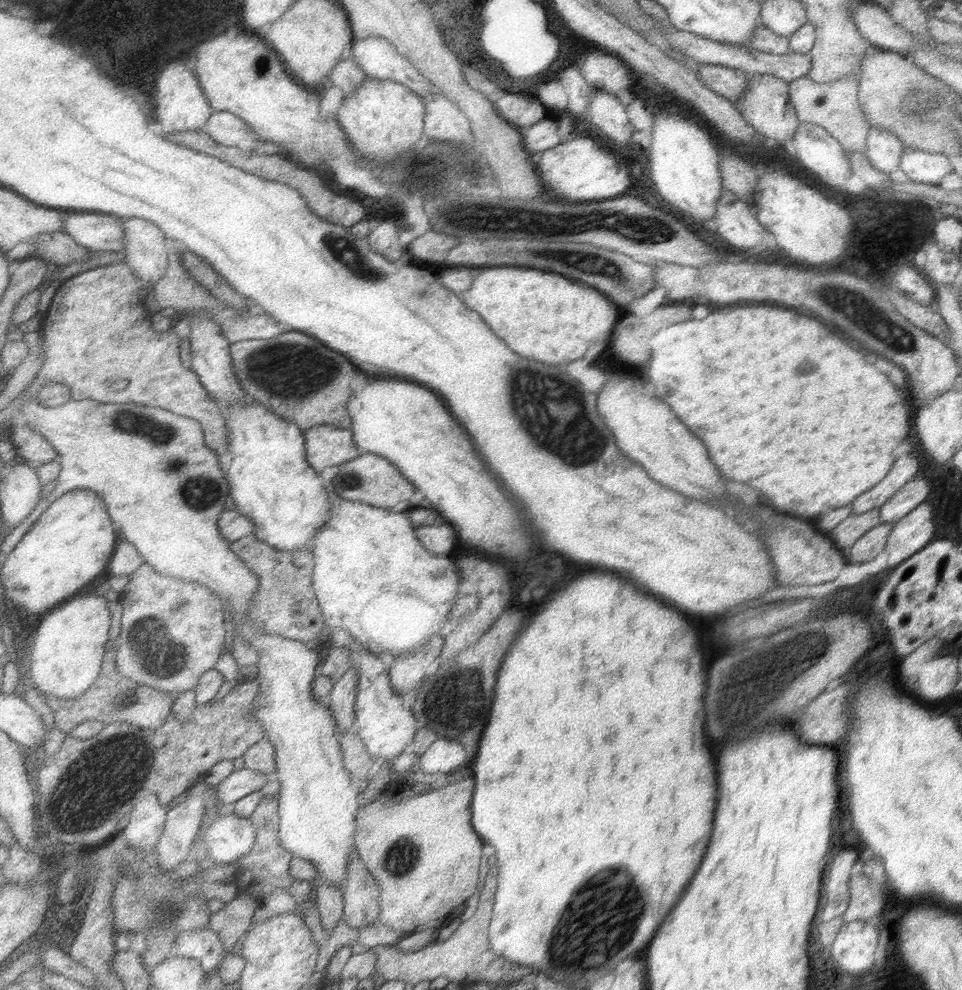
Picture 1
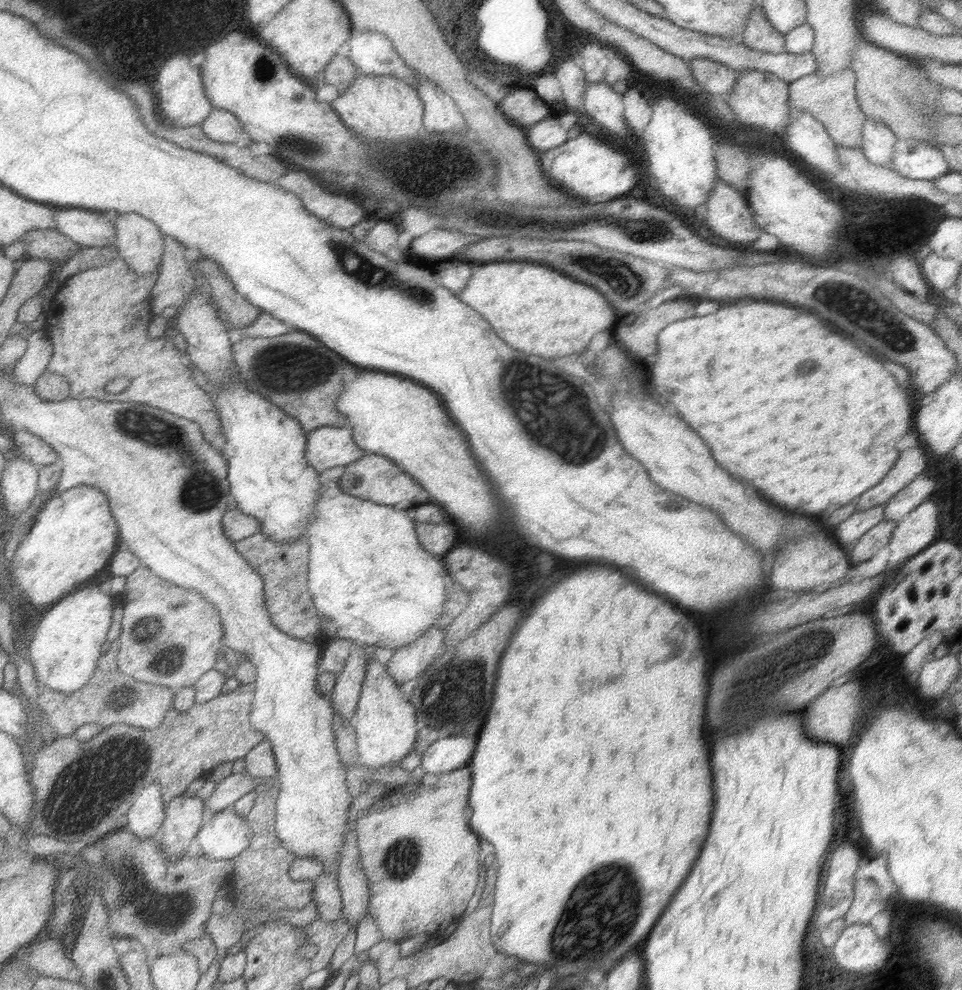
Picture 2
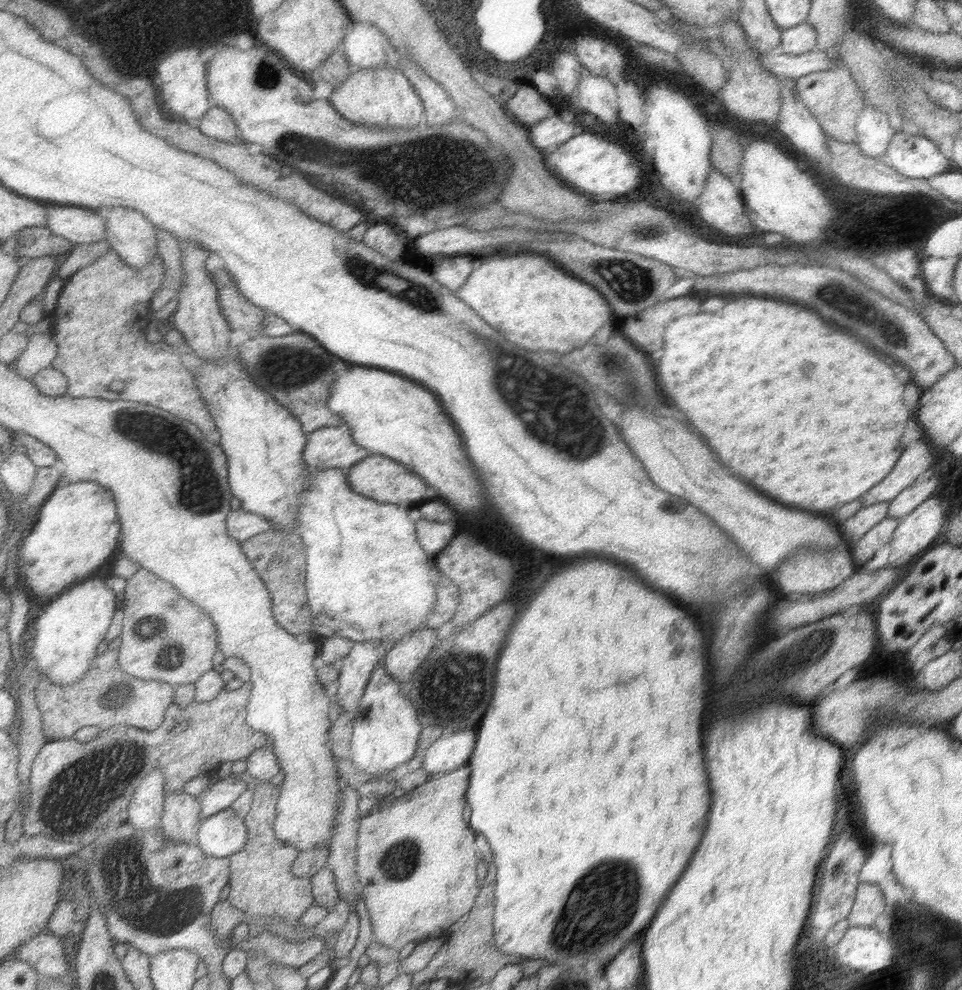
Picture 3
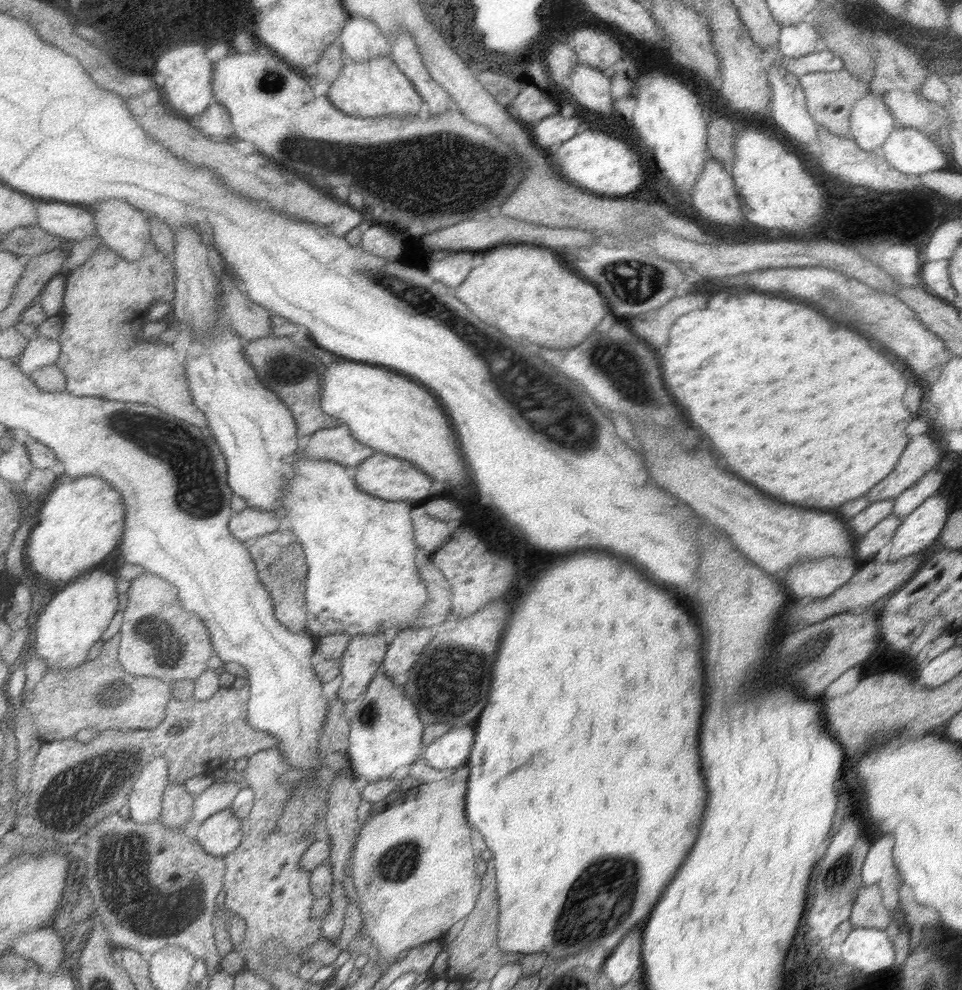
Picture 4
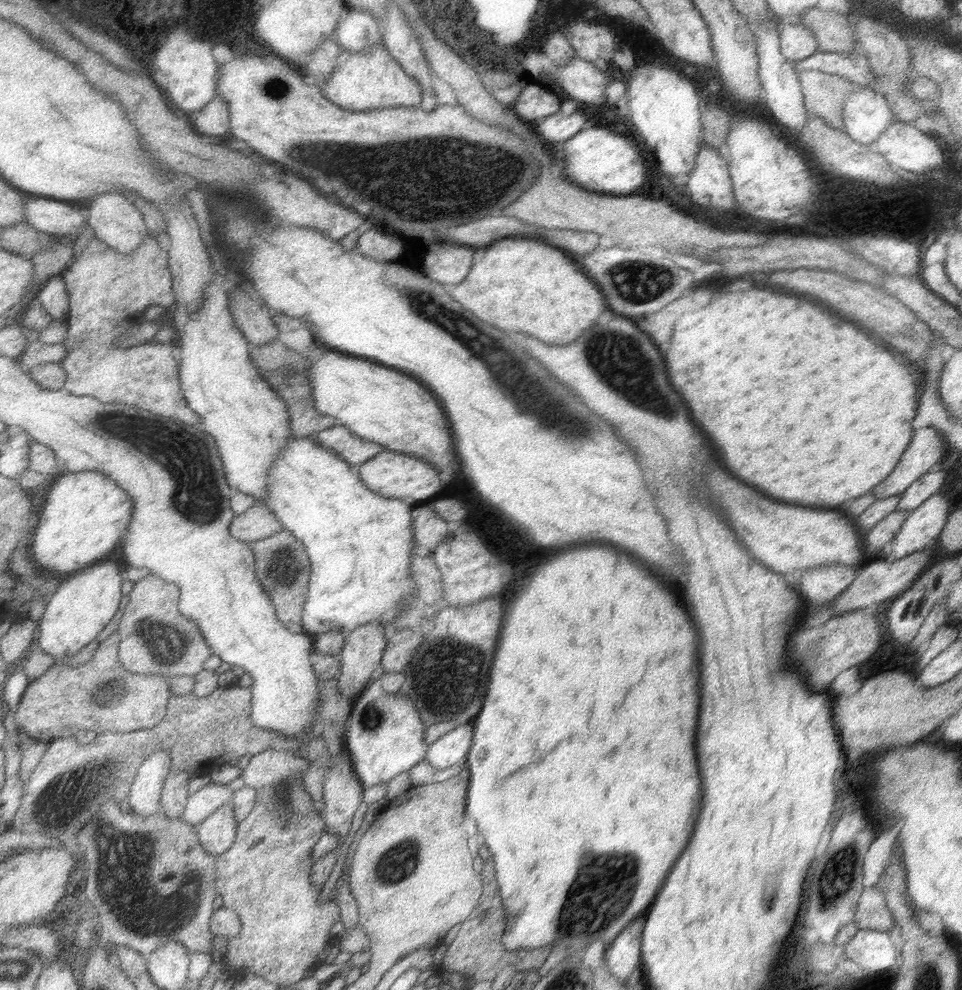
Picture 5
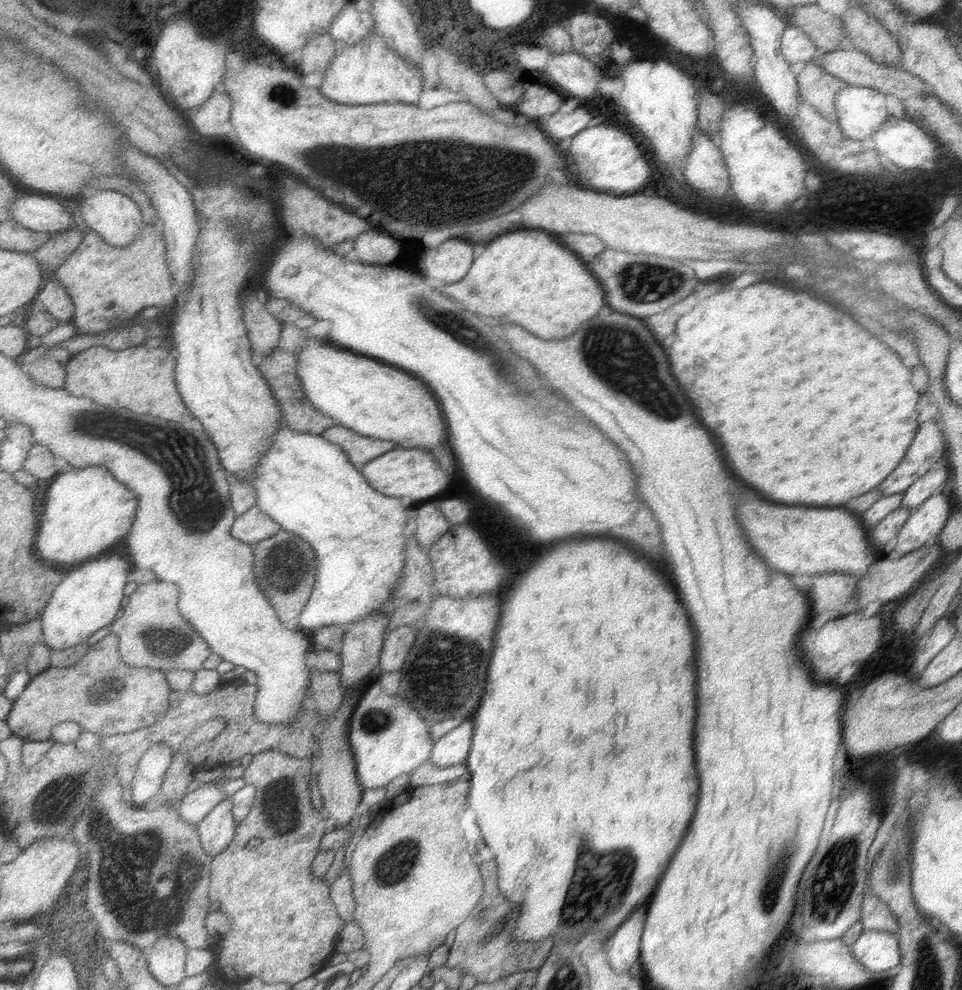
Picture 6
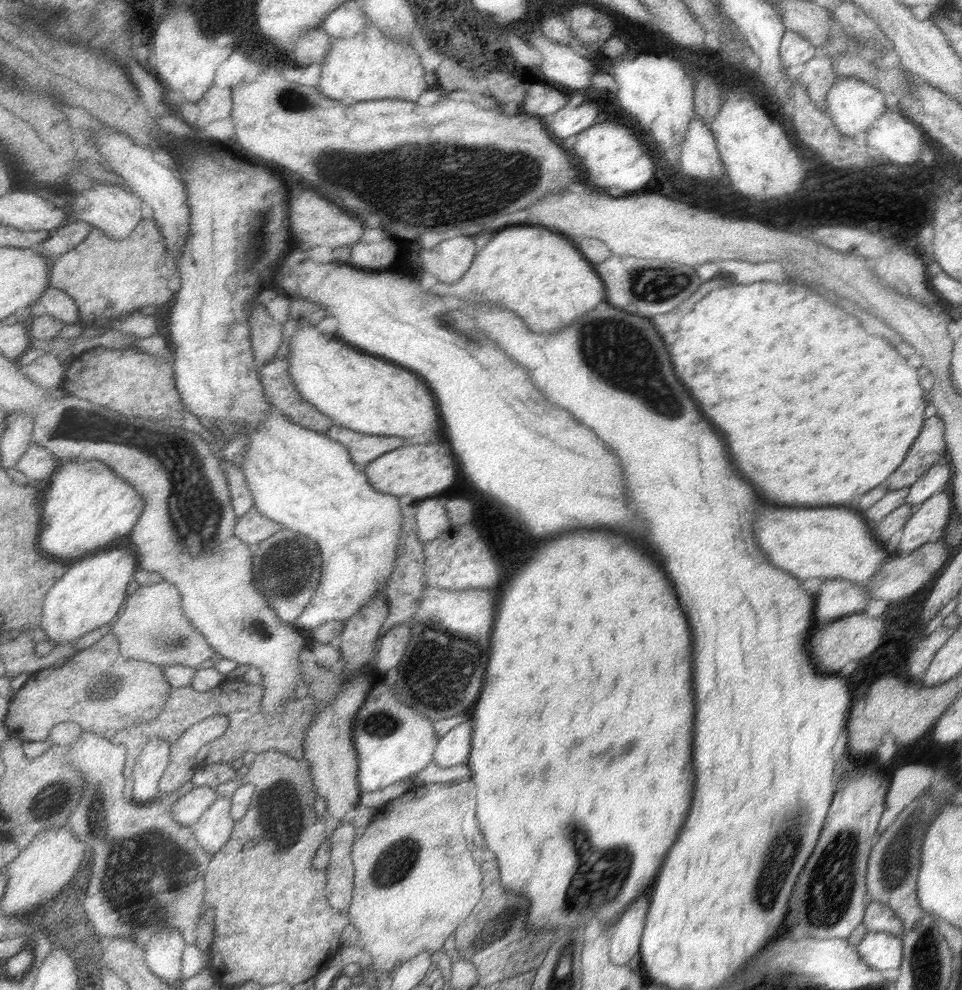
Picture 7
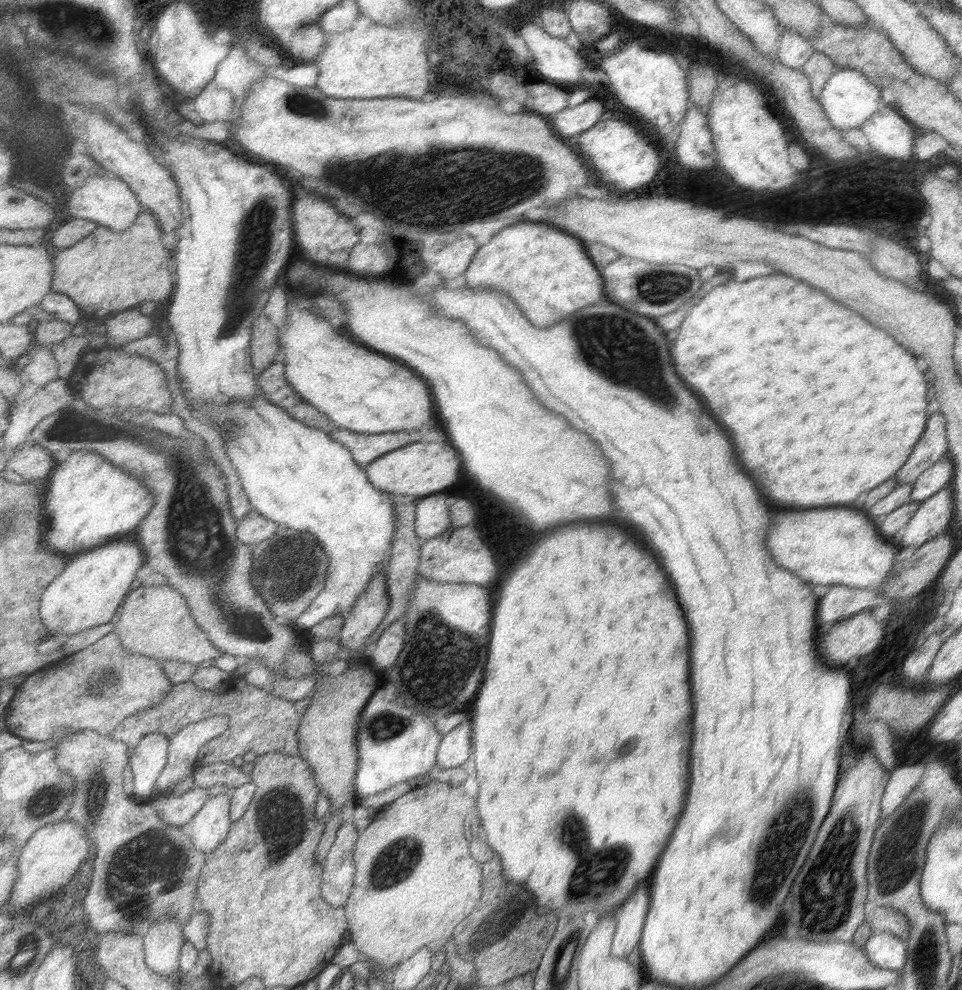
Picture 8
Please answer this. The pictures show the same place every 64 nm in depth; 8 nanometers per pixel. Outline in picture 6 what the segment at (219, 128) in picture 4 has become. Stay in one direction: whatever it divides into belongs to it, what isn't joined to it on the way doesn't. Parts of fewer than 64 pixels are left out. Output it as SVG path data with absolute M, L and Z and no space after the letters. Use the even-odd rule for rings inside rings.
M215 92L203 106L199 106L197 110L197 118L193 122L195 132L205 134L205 136L215 136L217 128L233 118L233 108L235 108L235 100L231 98L229 92Z

